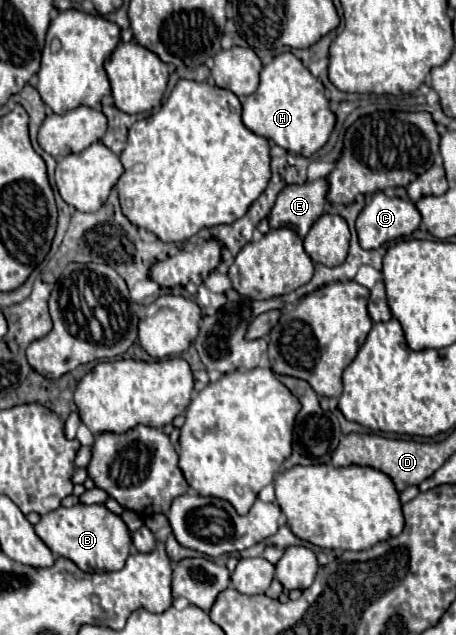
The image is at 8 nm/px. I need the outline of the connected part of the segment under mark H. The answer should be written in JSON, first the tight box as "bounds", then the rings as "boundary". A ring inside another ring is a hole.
{"bounds":[242,52,336,158],"boundary":[[[284,52],[262,68],[258,90],[242,104],[242,122],[254,134],[274,140],[288,152],[304,154],[308,158],[328,142],[336,116],[328,108],[322,82],[316,80],[294,54]]]}

